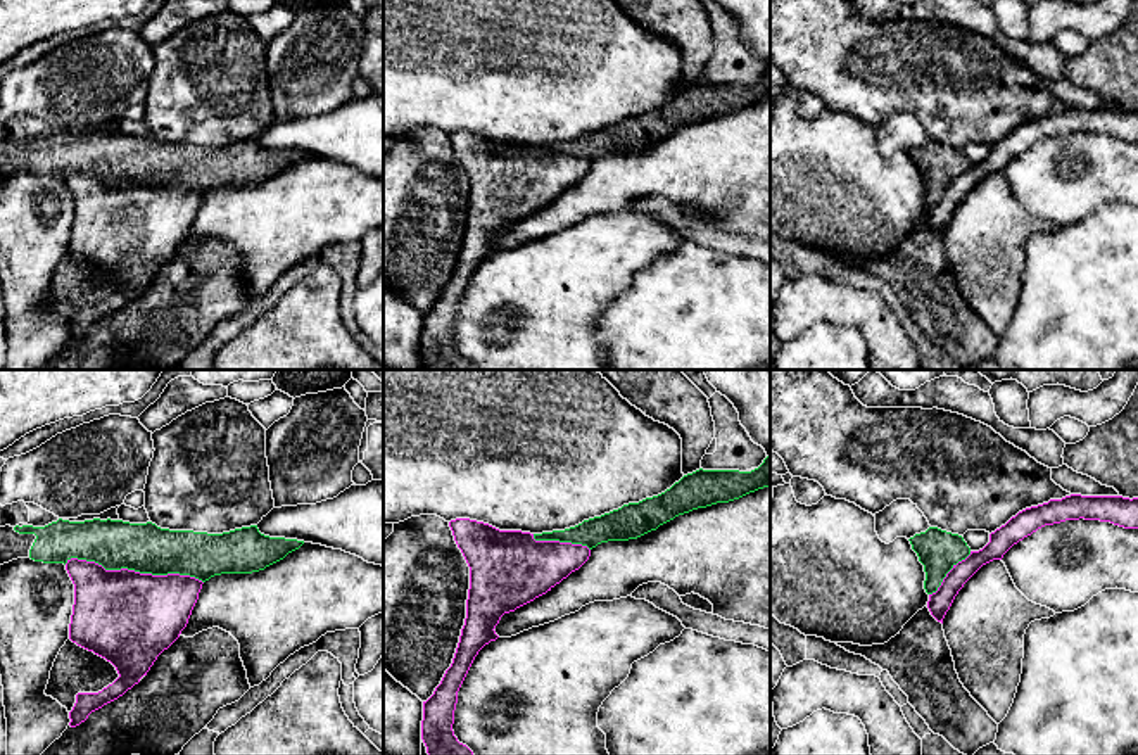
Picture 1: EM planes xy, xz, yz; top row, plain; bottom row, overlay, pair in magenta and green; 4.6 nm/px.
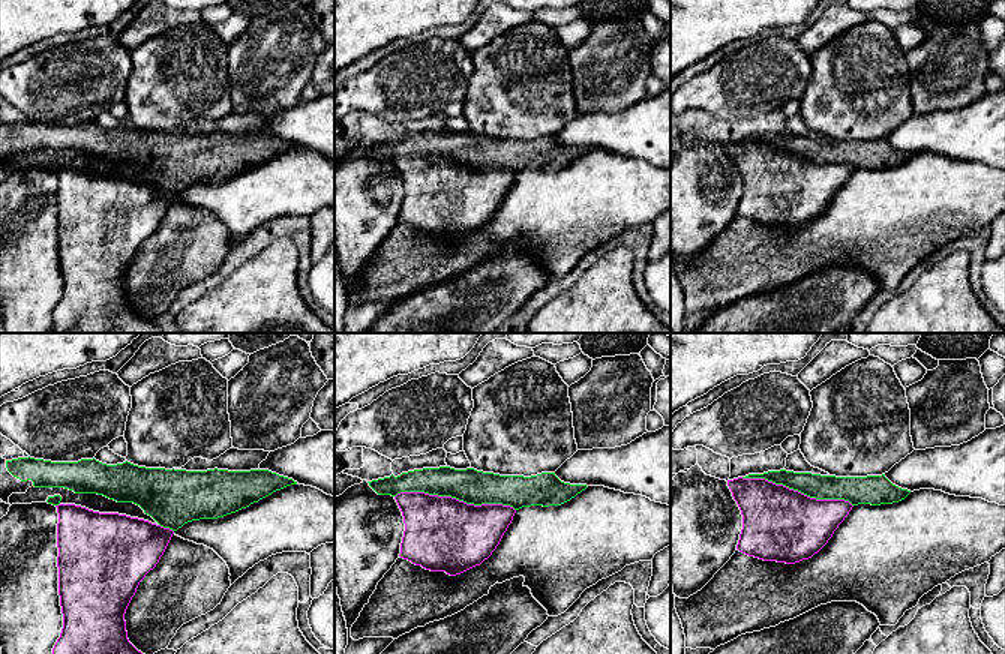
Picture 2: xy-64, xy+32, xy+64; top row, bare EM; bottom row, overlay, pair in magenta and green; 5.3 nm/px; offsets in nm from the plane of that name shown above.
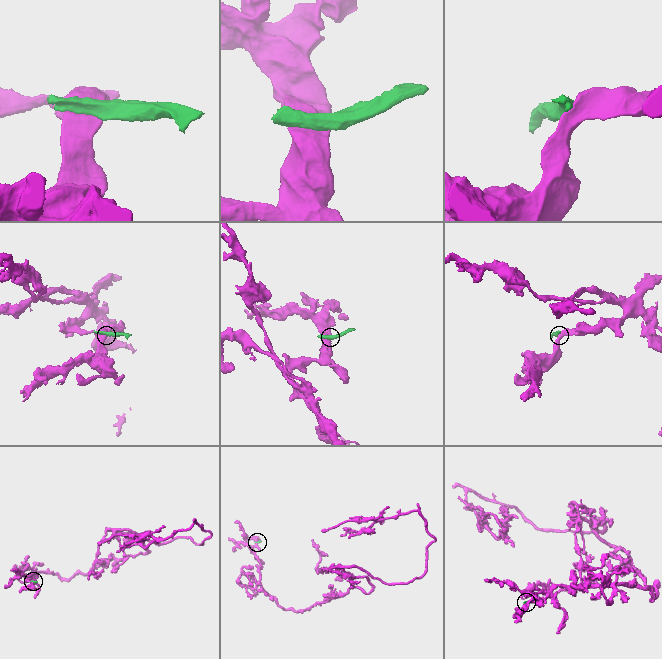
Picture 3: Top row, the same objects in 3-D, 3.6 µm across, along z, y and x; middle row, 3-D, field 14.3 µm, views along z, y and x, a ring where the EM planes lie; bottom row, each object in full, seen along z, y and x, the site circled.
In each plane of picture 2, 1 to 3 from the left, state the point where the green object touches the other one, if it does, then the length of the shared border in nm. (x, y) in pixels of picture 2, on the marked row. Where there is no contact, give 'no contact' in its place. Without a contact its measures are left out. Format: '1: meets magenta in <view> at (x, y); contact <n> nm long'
1: meets magenta in xy-64 at (167, 528); contact 90 nm long
2: meets magenta in xy+32 at (455, 498); contact 650 nm long
3: meets magenta in xy+64 at (797, 491); contact 600 nm long

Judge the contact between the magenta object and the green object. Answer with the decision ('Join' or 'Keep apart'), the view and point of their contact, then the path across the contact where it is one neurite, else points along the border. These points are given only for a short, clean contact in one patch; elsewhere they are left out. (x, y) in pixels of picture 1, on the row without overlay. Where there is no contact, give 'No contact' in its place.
Keep apart. Touches magenta at xy (133, 183)

